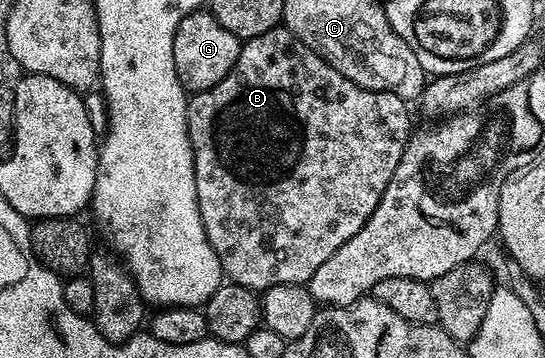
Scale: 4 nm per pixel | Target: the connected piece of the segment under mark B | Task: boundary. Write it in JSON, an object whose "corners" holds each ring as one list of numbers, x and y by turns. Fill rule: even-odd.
{"corners":[[284,27,272,29,261,37,244,42,239,59,229,74,215,83,215,87,192,94,188,98,187,108,197,206,205,234,219,259,222,274,232,284,254,291,264,291,276,285,308,283,315,271,319,271,319,267,323,267,323,263,327,263,327,259,331,259,331,255,335,255,335,251,339,251,339,247,343,247,343,243,347,243,347,239,351,239,351,235,358,233,367,219,371,219,379,199,383,199,383,191,387,191,387,183,391,183,391,175,395,175,395,167,399,167,399,159,411,136,410,106,402,97,394,93,376,93,351,83,351,79,339,75,335,67,331,67,314,49,304,45,290,29]]}

